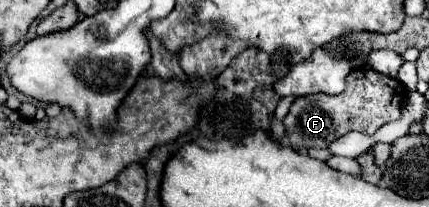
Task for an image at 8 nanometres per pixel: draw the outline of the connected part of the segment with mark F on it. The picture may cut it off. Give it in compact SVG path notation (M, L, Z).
M359 68L347 76L345 94L339 94L339 96L311 94L311 96L297 98L291 104L287 116L283 118L285 136L289 146L301 152L309 148L327 148L333 140L351 132L351 128L361 130L363 134L373 134L379 126L399 118L403 100L405 100L405 90L397 80L385 74L379 74L375 70Z

